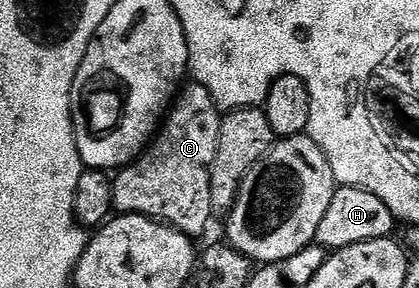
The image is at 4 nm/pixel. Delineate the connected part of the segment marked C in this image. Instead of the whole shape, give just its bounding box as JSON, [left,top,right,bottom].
[113,81,222,236]

